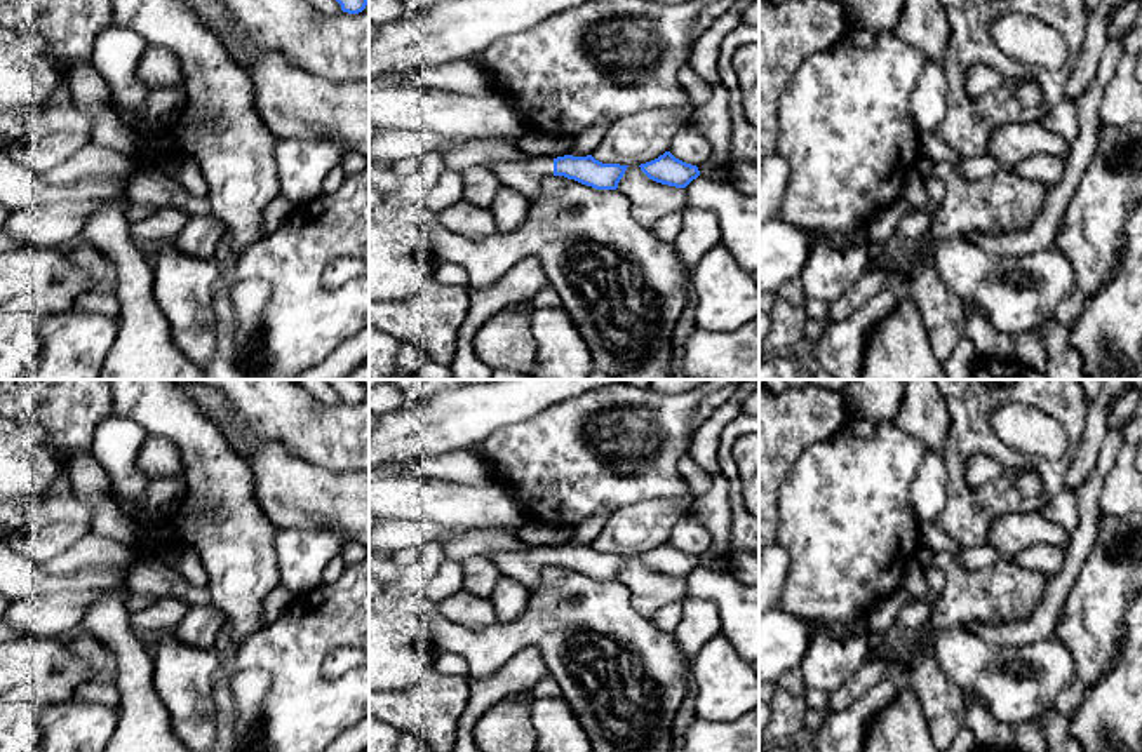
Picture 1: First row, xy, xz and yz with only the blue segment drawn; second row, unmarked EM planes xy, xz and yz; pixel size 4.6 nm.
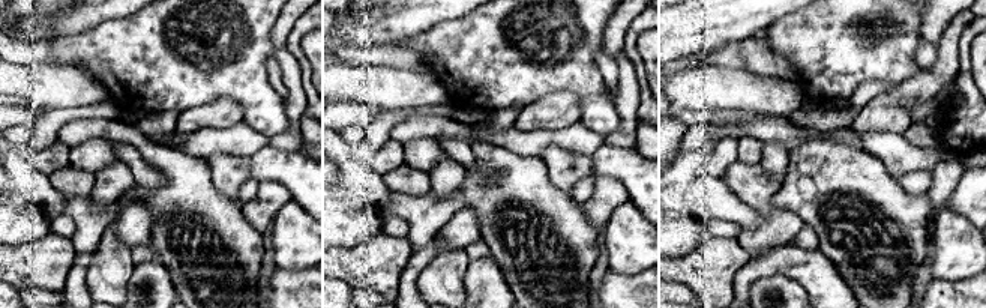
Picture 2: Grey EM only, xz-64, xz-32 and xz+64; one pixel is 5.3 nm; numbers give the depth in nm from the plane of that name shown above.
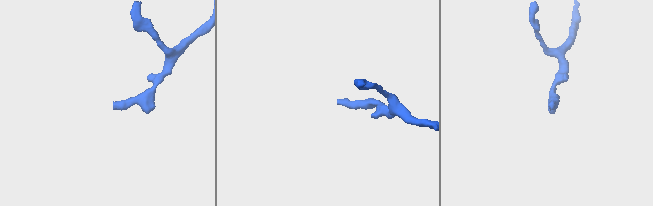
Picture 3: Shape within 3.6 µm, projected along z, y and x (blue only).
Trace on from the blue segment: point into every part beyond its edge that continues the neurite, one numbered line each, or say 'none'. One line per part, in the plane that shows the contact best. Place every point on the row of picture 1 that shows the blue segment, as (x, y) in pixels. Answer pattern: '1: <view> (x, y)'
1: xz (524, 176)

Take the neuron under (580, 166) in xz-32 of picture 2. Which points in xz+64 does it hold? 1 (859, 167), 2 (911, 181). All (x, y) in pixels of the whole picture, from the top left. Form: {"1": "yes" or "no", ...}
{"1": "no", "2": "no"}

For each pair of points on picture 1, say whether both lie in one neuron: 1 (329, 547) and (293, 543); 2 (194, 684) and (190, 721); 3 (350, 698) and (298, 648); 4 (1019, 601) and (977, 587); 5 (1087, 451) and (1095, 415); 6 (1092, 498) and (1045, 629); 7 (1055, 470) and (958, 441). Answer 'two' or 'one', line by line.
1: one
2: one
3: one
4: one
5: one
6: one
7: one

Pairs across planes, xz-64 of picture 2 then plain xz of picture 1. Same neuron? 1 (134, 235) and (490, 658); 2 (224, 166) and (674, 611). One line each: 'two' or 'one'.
1: two
2: two

